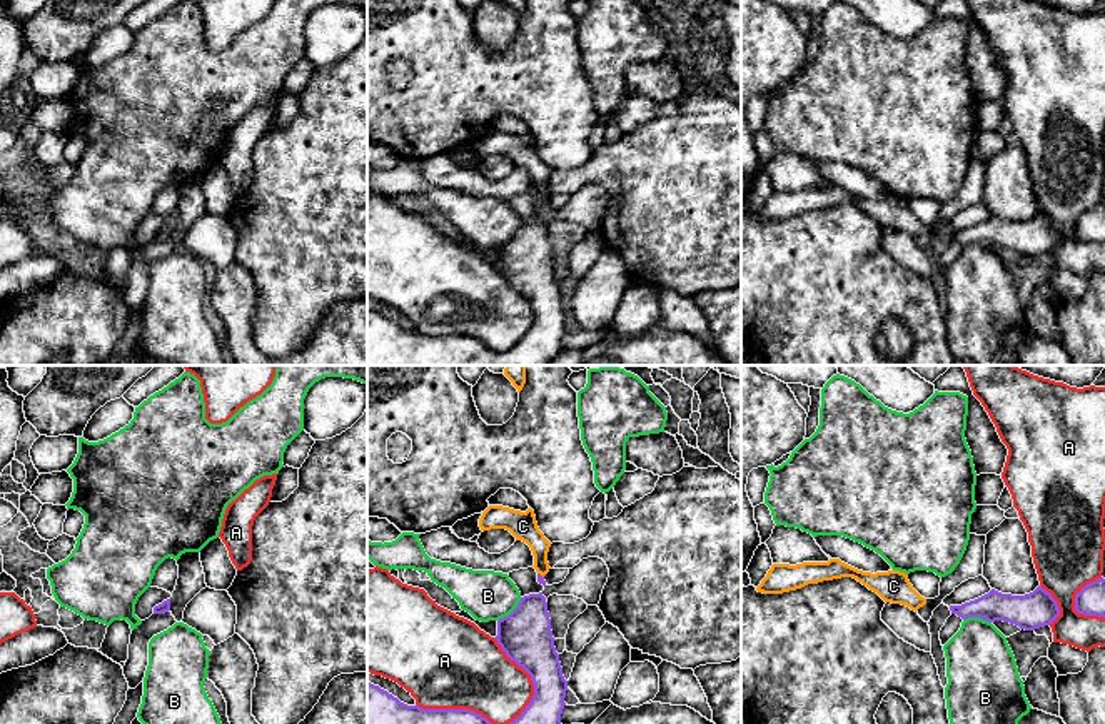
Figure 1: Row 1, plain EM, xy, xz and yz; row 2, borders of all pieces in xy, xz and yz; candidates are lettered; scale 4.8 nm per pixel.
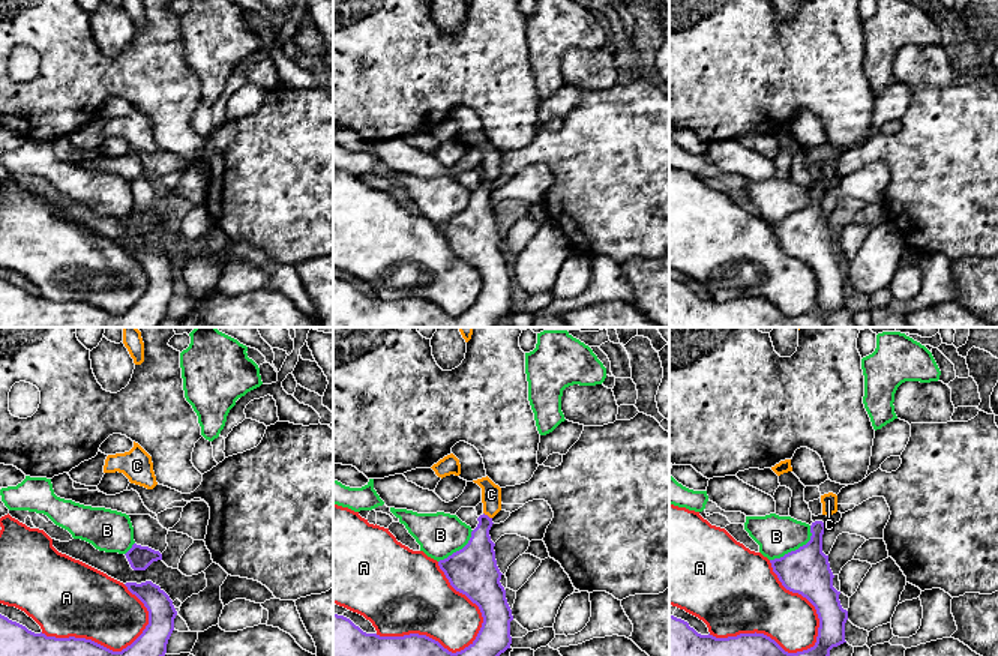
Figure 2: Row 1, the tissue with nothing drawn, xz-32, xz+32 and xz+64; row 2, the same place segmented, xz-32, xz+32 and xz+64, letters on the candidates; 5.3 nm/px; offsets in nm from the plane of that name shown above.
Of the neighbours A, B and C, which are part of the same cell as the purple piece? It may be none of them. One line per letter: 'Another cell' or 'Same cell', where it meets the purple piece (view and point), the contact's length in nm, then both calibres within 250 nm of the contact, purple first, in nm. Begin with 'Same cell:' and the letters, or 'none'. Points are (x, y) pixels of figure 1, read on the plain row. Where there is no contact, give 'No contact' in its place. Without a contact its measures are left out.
Same cell: C
A: Another cell. Touches purple at xz (483, 344). Shared border 600 nm. Thickness 280 nm (purple) against 380 nm
B: Another cell. Touches purple at xz (513, 237). Shared border 170 nm. Thickness 260 nm (purple) against 240 nm
C: Same cell. Touches purple at xz (541, 202). Shared border 40 nm. Thickness 30 nm (purple) against 130 nm

